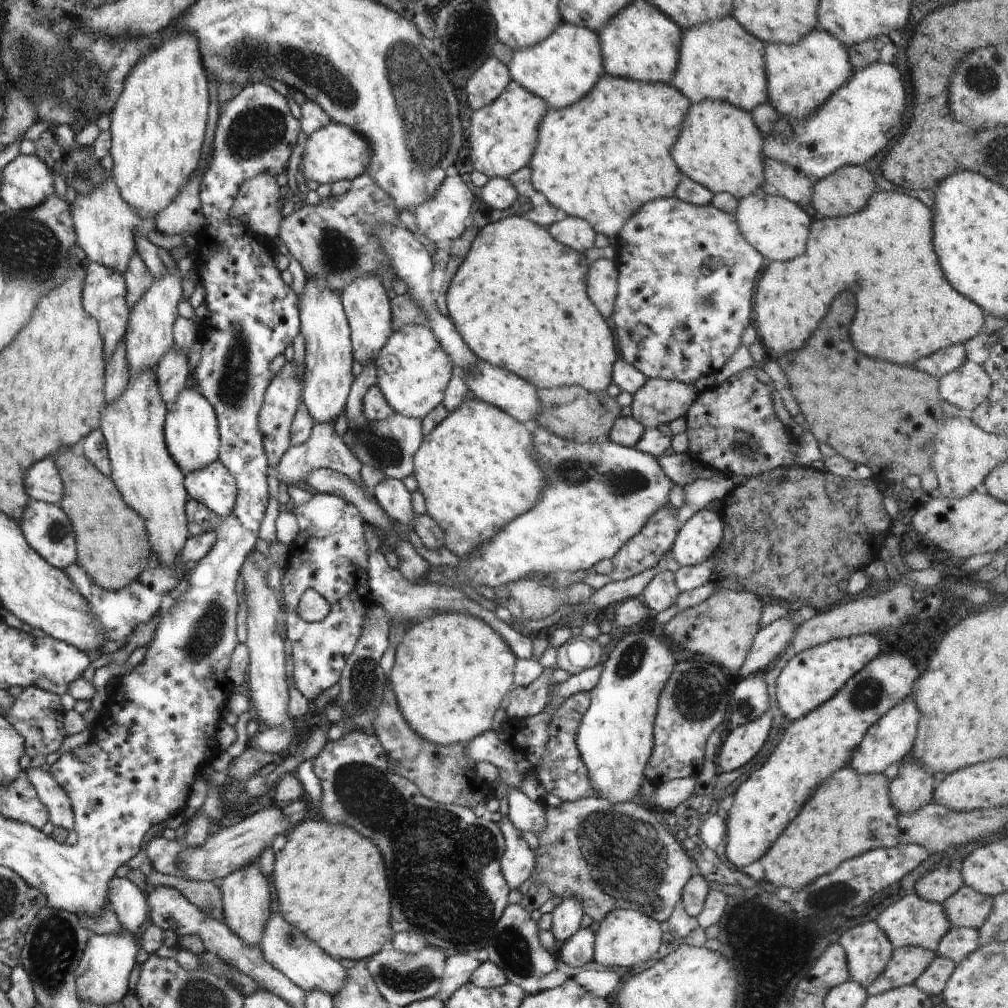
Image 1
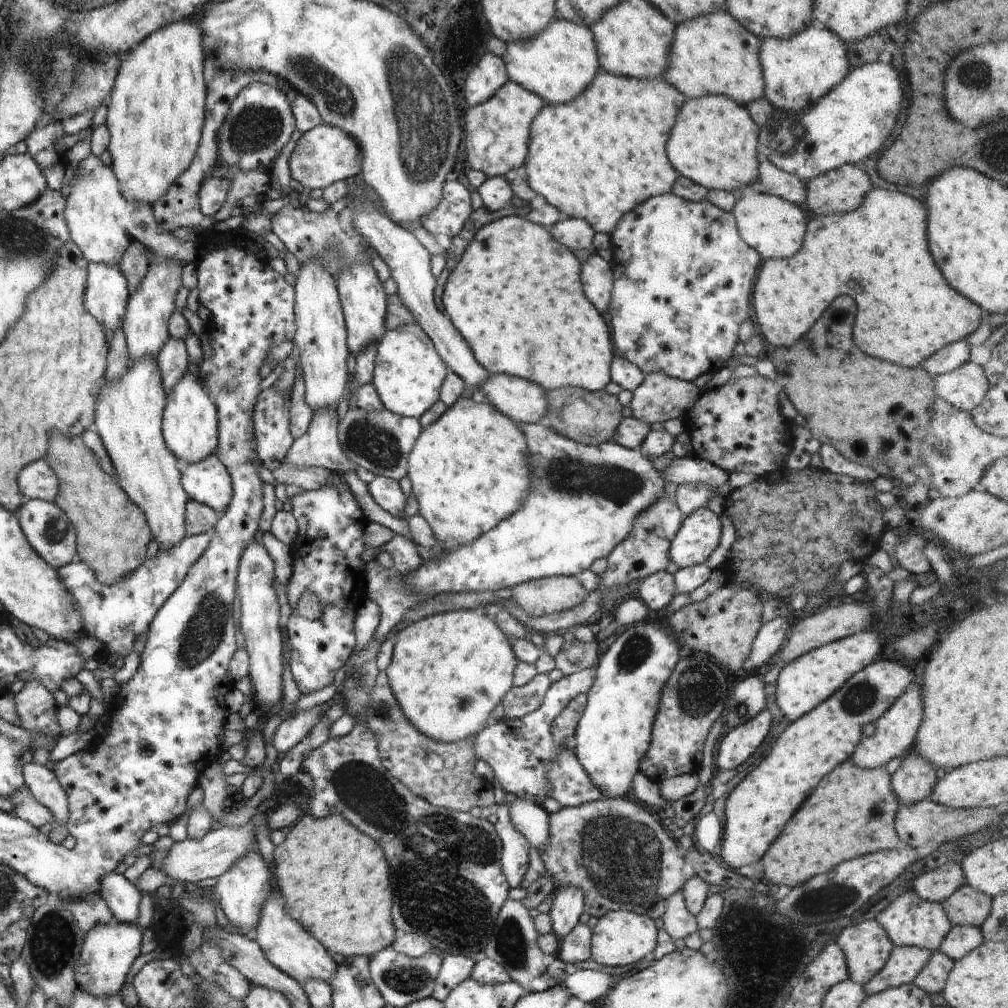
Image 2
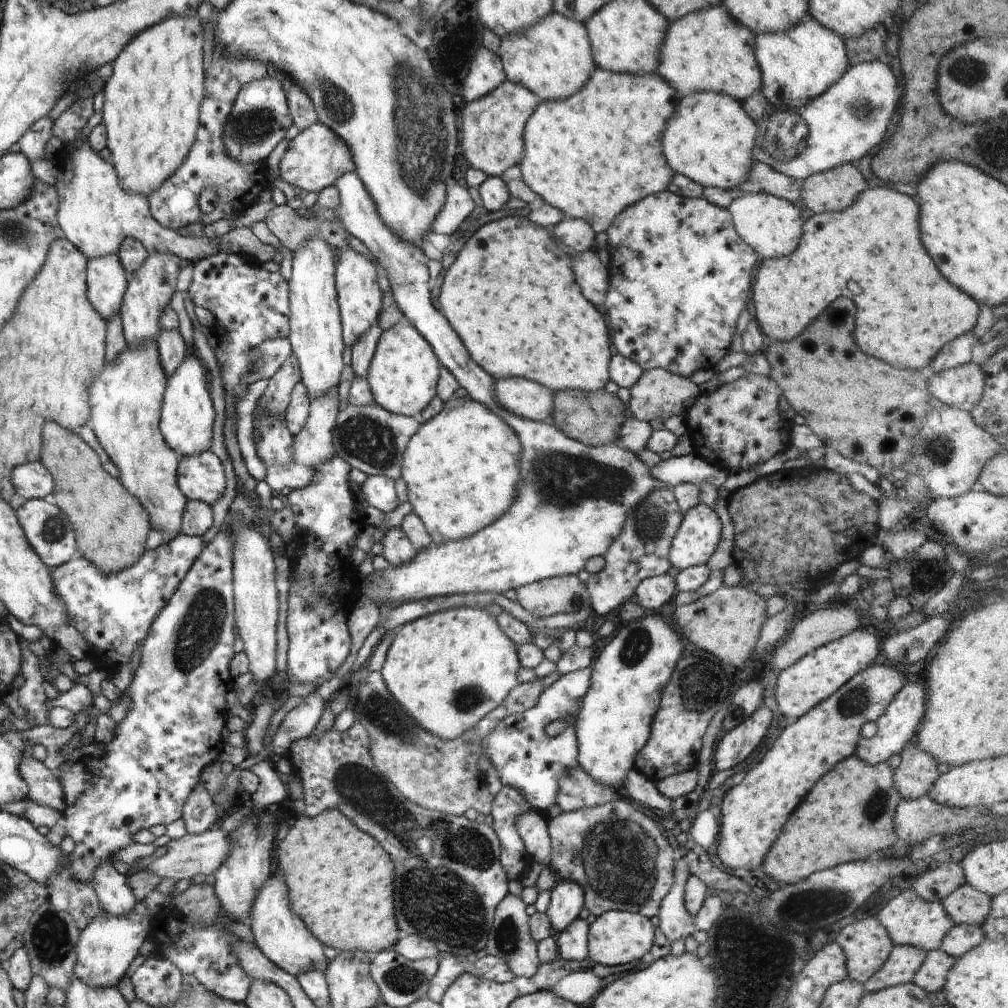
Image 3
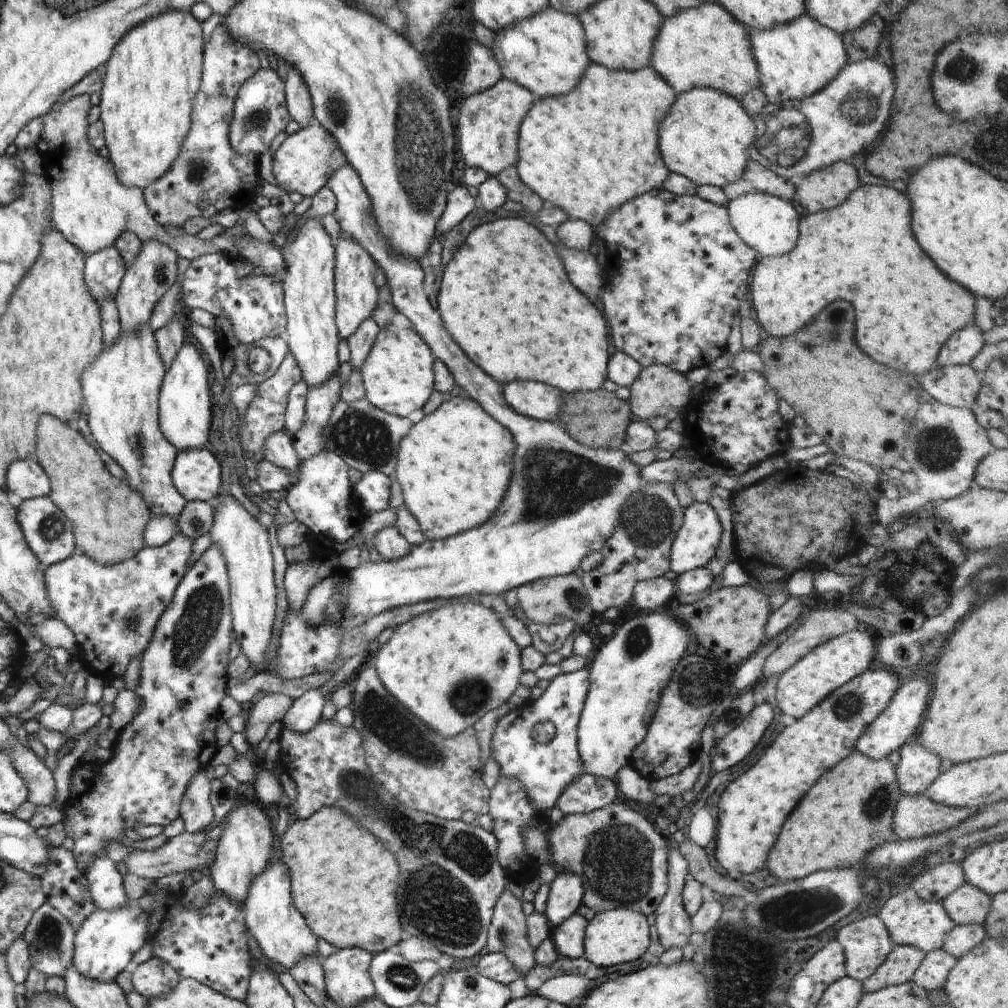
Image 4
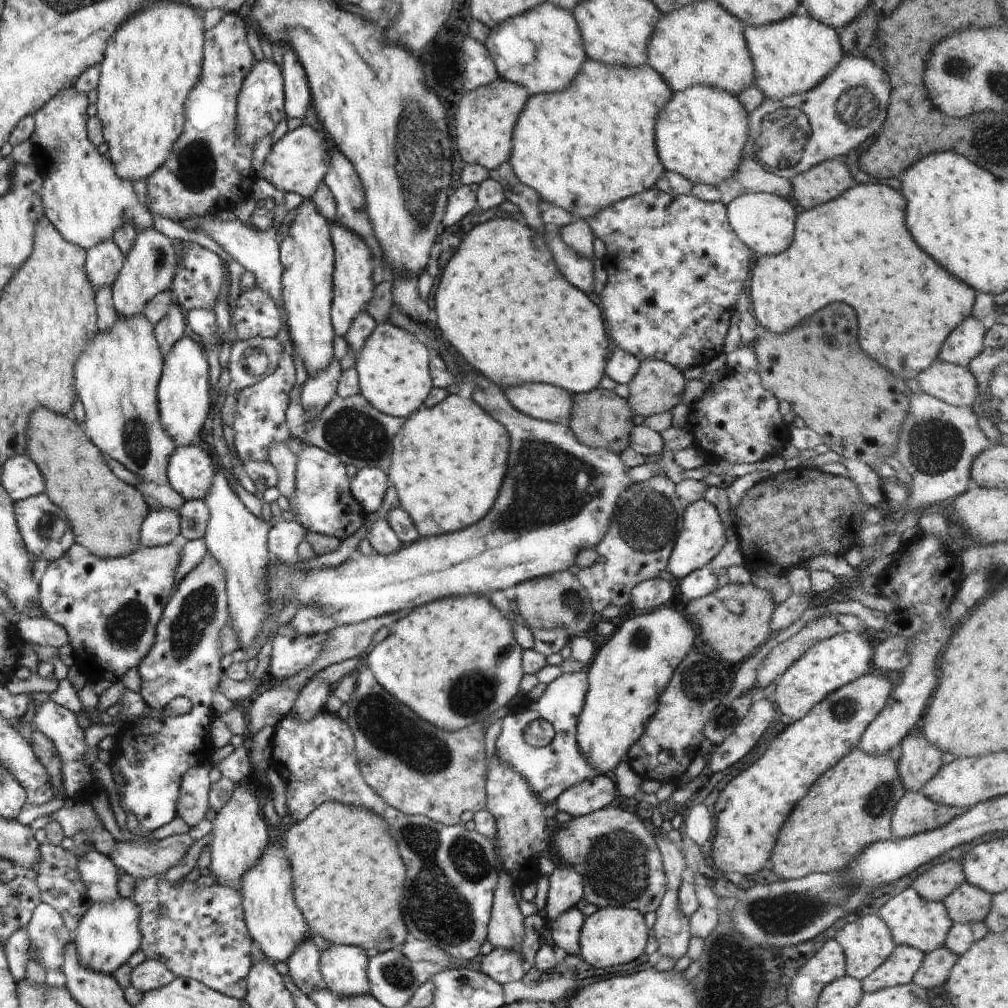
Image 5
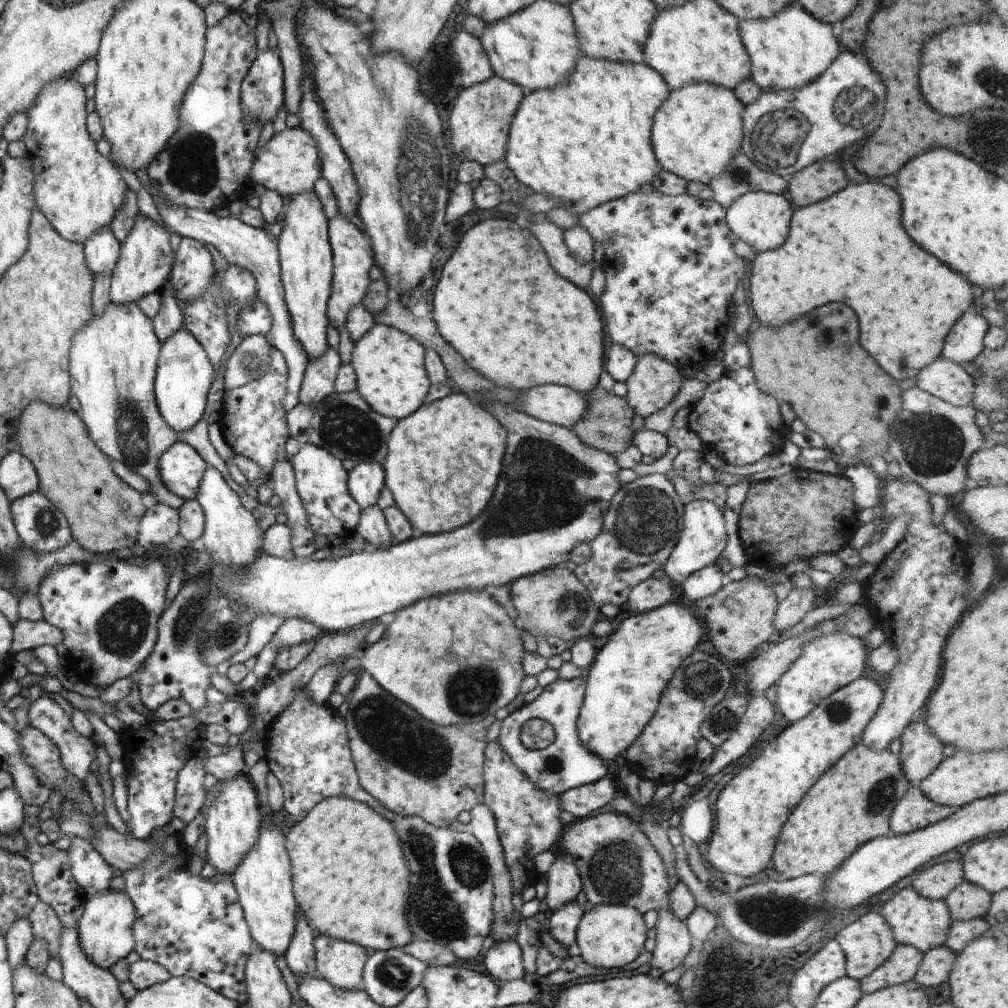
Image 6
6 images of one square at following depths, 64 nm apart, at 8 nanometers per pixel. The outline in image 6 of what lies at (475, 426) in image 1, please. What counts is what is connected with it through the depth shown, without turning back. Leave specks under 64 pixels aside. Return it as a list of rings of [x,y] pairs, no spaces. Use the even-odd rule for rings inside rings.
[[[452,392],[436,402],[424,402],[410,416],[397,420],[396,426],[392,429],[389,436],[388,454],[382,464],[385,474],[385,486],[392,492],[395,506],[406,515],[411,525],[416,530],[420,530],[423,535],[435,535],[463,527],[471,520],[474,520],[486,508],[488,501],[492,498],[496,484],[498,484],[498,478],[501,475],[501,470],[503,469],[502,459],[504,458],[506,445],[506,429],[492,416],[492,413],[489,413],[484,407],[480,406],[478,402],[474,402],[464,392]]]

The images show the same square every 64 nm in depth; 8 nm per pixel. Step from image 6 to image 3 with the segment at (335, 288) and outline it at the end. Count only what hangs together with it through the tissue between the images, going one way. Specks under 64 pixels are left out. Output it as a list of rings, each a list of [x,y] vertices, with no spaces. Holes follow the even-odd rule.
[[[352,248],[340,250],[340,260],[335,266],[335,288],[342,324],[342,340],[348,348],[352,347],[364,332],[368,332],[370,326],[378,323],[378,314],[382,310],[382,292],[378,285],[380,273],[376,267],[365,254]]]

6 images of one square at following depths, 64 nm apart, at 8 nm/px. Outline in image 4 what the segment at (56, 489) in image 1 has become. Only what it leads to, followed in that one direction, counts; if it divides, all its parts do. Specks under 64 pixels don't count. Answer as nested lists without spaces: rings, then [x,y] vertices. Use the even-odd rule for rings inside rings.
[[[24,460],[24,462],[12,462],[12,468],[7,471],[7,492],[11,491],[19,496],[22,501],[51,494],[50,476],[38,466],[36,460]]]

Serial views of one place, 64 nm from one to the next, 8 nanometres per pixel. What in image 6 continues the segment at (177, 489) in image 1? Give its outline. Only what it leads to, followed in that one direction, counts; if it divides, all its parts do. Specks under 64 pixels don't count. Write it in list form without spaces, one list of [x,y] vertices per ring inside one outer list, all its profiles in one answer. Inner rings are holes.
[[[111,302],[102,315],[93,315],[95,316],[93,320],[81,331],[78,331],[75,337],[71,338],[70,373],[72,394],[82,404],[79,414],[88,424],[88,430],[92,430],[92,438],[96,438],[94,442],[99,449],[112,461],[120,461],[132,472],[143,476],[149,482],[149,493],[158,500],[158,503],[173,509],[179,509],[185,500],[177,494],[171,493],[165,487],[158,466],[161,454],[164,454],[165,450],[176,443],[186,443],[193,446],[206,462],[206,468],[214,467],[218,470],[224,477],[224,481],[238,496],[247,494],[257,498],[258,492],[251,483],[242,487],[232,480],[226,462],[210,444],[204,422],[196,422],[194,436],[190,436],[190,430],[185,433],[176,432],[164,422],[155,399],[155,378],[161,342],[156,336],[154,321],[149,319],[136,304],[119,307]]]

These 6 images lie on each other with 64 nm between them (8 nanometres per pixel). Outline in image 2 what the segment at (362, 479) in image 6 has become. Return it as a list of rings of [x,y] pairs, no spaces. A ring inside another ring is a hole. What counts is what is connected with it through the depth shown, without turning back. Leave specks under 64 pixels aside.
[[[376,476],[367,487],[370,498],[382,510],[388,512],[392,517],[400,517],[404,514],[407,498],[400,489],[398,481],[388,477]]]

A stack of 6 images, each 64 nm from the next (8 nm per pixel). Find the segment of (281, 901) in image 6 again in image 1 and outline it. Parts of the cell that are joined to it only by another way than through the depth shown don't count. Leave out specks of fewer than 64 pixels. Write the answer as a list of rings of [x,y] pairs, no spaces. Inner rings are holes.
[[[270,912],[266,926],[262,930],[262,938],[260,938],[260,945],[264,960],[278,972],[284,974],[290,982],[294,982],[296,986],[306,992],[310,990],[324,990],[332,997],[336,996],[342,988],[344,982],[348,978],[347,969],[341,966],[339,960],[330,957],[316,942],[308,940],[300,928],[293,926],[288,920],[284,920],[284,916],[278,912]]]

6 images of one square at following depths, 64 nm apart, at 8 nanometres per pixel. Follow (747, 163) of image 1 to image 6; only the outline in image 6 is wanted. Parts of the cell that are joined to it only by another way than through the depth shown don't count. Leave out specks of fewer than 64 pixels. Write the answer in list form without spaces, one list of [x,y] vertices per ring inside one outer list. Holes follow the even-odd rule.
[[[690,83],[671,91],[656,111],[651,130],[652,148],[662,170],[704,184],[724,174],[728,163],[741,150],[744,111],[745,106],[733,90],[714,83]]]

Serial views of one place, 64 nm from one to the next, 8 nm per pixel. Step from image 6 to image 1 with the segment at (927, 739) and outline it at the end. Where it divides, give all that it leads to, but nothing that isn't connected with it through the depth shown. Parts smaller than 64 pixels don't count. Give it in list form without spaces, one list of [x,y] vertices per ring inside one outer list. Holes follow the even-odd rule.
[[[909,757],[899,765],[898,774],[889,783],[890,800],[898,814],[913,814],[924,804],[933,803],[934,787],[934,773]]]

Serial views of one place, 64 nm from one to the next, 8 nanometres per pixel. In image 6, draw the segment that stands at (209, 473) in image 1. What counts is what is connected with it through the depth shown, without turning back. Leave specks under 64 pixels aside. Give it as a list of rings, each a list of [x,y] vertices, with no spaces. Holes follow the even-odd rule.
[[[176,443],[165,450],[158,468],[165,487],[185,501],[197,497],[207,469],[200,453],[186,443]]]

